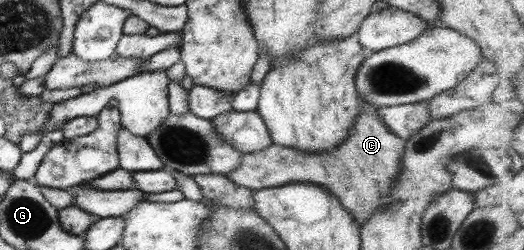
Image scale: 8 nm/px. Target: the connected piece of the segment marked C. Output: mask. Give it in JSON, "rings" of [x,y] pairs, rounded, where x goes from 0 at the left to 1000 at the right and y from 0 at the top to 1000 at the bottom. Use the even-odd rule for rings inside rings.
{"rings":[[[689,404],[689,440],[660,564],[628,608],[601,616],[517,580],[500,604],[460,616],[456,656],[427,708],[447,740],[483,768],[546,736],[603,736],[635,780],[687,908],[697,876],[704,876],[704,860],[712,860],[712,844],[731,836],[742,812],[744,752],[760,700],[771,596],[771,564],[727,496],[718,436],[716,420]]]}

